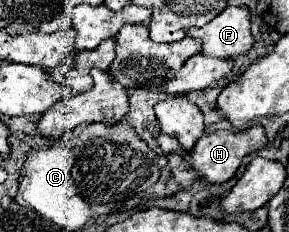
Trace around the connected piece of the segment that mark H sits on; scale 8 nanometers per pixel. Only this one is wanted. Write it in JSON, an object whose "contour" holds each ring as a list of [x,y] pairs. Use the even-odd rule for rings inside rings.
{"contour":[[[254,124],[246,130],[220,130],[220,132],[212,132],[212,134],[204,134],[192,152],[188,152],[184,158],[190,162],[190,166],[204,178],[208,178],[208,182],[216,182],[216,184],[224,184],[228,182],[236,170],[240,168],[244,156],[264,148],[268,144],[266,132],[260,124]]]}

